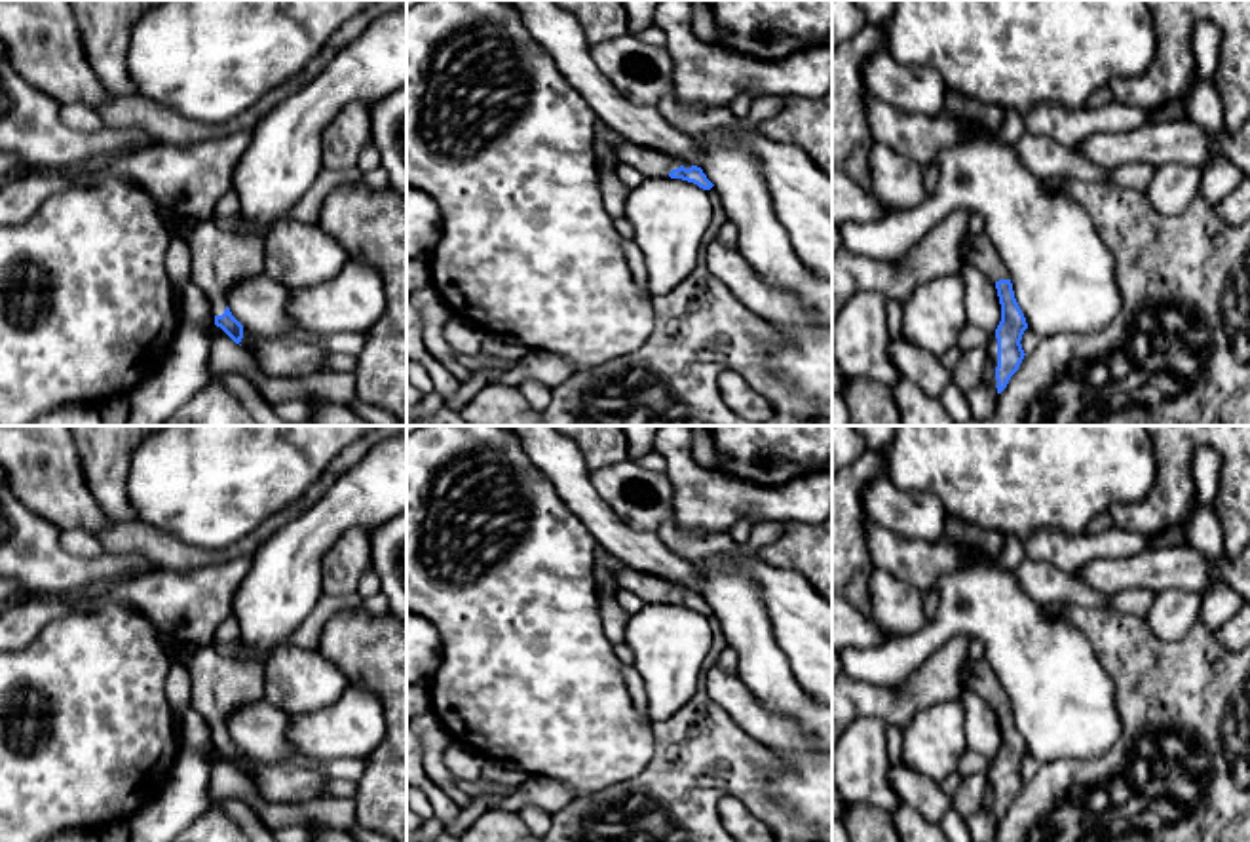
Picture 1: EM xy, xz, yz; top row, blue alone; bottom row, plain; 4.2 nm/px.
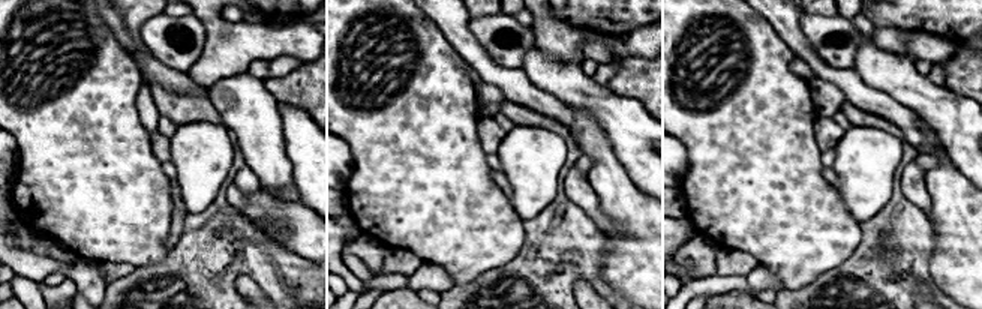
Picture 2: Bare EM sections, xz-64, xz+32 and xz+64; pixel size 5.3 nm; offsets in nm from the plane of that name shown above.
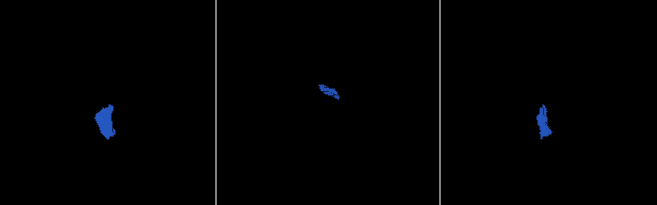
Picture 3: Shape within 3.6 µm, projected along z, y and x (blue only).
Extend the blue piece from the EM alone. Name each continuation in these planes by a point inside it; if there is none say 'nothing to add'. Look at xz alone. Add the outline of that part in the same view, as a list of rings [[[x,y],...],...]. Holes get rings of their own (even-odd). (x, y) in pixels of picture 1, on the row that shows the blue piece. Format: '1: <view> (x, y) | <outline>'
1: xz (648, 162) | [[[629,141],[616,148],[616,156],[621,163],[634,167],[644,177],[669,177],[669,173],[680,165],[686,169],[691,167],[690,163],[682,163],[663,152],[644,148]]]

